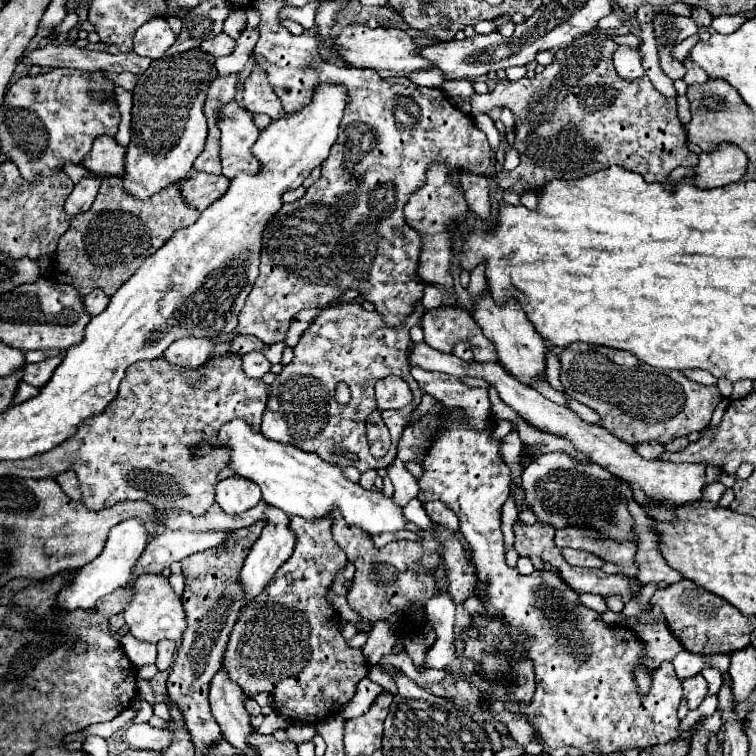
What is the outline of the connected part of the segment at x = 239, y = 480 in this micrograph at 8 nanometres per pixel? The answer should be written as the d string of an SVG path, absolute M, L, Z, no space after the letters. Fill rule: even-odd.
M242 476L220 480L216 486L216 502L226 514L246 512L254 508L260 502L260 498L262 494L258 490L258 484Z

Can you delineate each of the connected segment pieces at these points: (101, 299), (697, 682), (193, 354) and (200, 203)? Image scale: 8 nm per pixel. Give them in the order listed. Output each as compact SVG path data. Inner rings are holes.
M92 290L86 296L86 310L88 310L88 314L96 316L108 306L108 302L110 302L110 296L104 290Z
M696 674L692 678L682 680L682 688L684 688L684 698L688 700L688 708L694 710L700 706L700 702L706 698L708 694L708 684L702 678L702 674Z
M184 336L184 338L178 338L178 342L172 342L166 348L164 358L168 362L174 362L176 366L194 368L194 366L200 366L202 362L206 362L206 358L210 356L210 352L214 348L216 348L216 342L212 338Z
M198 172L198 176L180 182L182 196L190 204L194 204L194 208L198 210L208 208L212 202L222 198L228 186L230 186L230 180L226 180L222 174L216 176L216 174L206 174L206 172Z

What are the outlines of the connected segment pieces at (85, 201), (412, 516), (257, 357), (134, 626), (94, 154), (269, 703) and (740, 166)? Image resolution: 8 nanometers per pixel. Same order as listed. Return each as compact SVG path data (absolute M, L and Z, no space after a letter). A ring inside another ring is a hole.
M102 176L80 180L80 182L74 186L72 194L68 196L68 200L66 200L66 204L64 204L66 214L74 218L74 216L78 216L78 214L82 214L82 212L88 212L88 208L92 206L92 202L94 202L94 198L96 198L96 194L98 194L100 182L102 182Z
M414 498L414 500L410 500L410 502L406 504L404 514L406 514L406 520L408 520L408 522L414 522L418 528L422 528L422 530L426 530L426 532L434 532L434 530L436 530L436 524L428 518L428 514L424 512L422 502L420 502L418 498Z
M250 352L244 356L244 372L252 378L262 378L270 372L270 368L272 364L266 360L264 352Z
M146 574L136 580L136 596L124 610L124 620L130 626L130 634L134 638L154 644L164 638L180 642L182 632L186 630L186 618L180 600L176 598L170 582L164 576L156 576L156 574Z
M102 136L94 140L86 162L82 162L90 172L102 176L122 176L124 174L124 160L126 160L126 146L118 144L112 136Z
M260 692L260 694L256 694L256 696L254 696L254 700L258 702L261 707L261 714L263 715L268 715L274 710L273 696L268 694L268 692Z
M720 144L712 152L702 152L698 156L698 166L694 168L694 184L698 188L718 188L738 182L746 172L746 154L734 144Z

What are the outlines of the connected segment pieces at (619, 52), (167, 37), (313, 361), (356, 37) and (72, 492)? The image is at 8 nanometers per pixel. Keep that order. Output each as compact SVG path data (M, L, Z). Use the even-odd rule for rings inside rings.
M618 46L614 56L614 68L616 72L624 78L624 80L638 80L640 76L646 74L642 62L640 62L640 56L638 56L638 50L634 48L628 48L628 46Z
M152 18L138 28L134 38L134 52L156 60L164 56L164 52L174 44L174 40L176 36L170 30L166 18Z
M416 302L412 314L404 318L402 326L388 326L382 314L376 310L364 310L360 304L332 304L324 308L294 346L294 360L284 366L270 386L270 400L262 418L262 434L270 440L322 454L322 458L338 462L338 466L356 466L360 472L388 468L396 458L402 430L408 426L410 416L422 398L422 390L410 376L410 364L406 358L406 348L410 346L408 330L414 324L420 324L422 314L424 306L422 302ZM390 374L408 382L414 400L406 408L382 412L382 420L392 434L392 446L382 460L374 460L368 450L364 418L374 412L374 382ZM338 382L346 382L352 390L352 400L346 406L340 406L334 400L334 388ZM334 448L354 454L356 458L352 460L344 454L334 454Z
M352 24L342 30L342 34L334 42L332 56L342 58L344 62L356 68L374 68L382 78L390 76L408 76L414 70L430 70L434 64L424 58L420 52L426 46L418 46L412 36L408 36L400 28L368 28L366 24Z
M64 472L60 476L56 476L56 482L62 486L62 490L72 498L72 500L82 500L82 492L80 492L80 484L76 480L74 472Z

